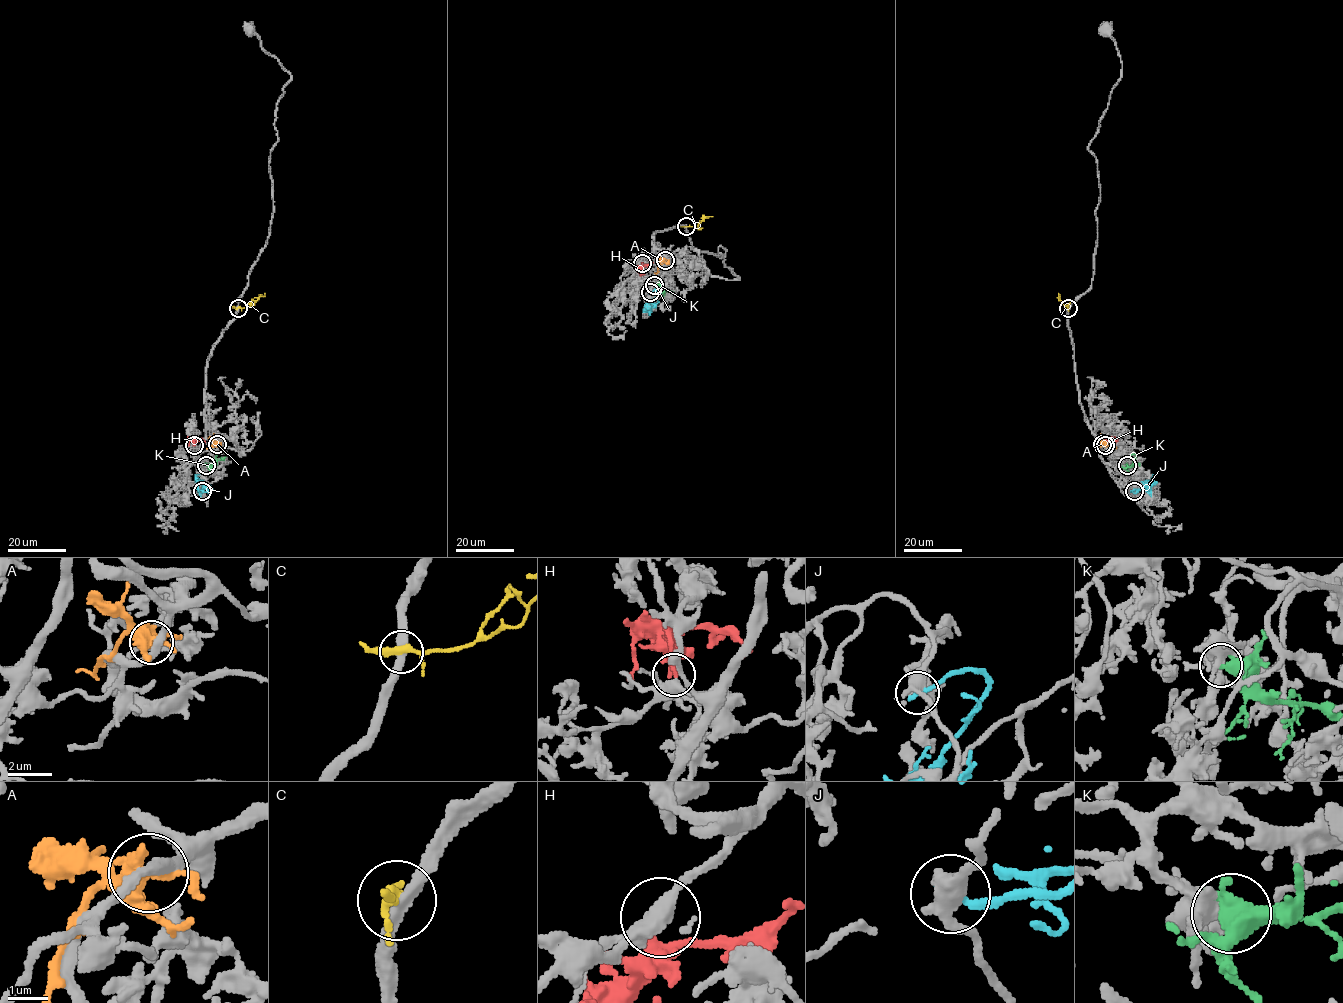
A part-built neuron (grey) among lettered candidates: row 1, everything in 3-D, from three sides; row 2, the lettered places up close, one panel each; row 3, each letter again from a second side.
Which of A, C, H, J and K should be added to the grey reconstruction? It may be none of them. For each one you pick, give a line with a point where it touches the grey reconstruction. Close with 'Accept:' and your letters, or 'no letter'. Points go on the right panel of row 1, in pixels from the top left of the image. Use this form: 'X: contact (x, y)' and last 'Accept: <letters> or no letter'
H: contact (1105, 445)
Accept: H

